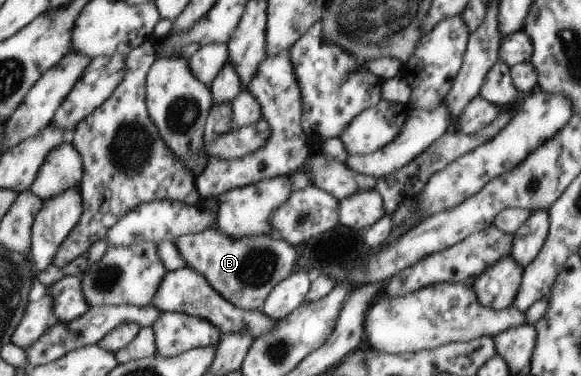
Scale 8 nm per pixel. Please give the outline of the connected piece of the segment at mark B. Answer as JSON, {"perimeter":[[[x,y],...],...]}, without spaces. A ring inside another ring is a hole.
{"perimeter":[[[207,228],[173,241],[180,254],[195,271],[205,276],[215,291],[242,310],[262,310],[271,290],[291,275],[297,251],[278,236],[247,236],[233,239],[218,229]]]}

